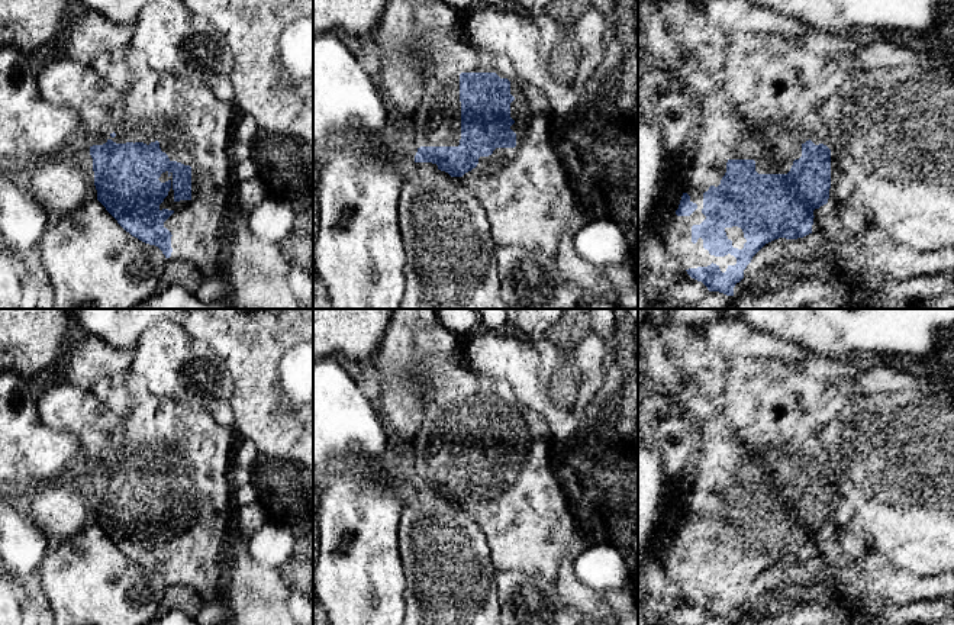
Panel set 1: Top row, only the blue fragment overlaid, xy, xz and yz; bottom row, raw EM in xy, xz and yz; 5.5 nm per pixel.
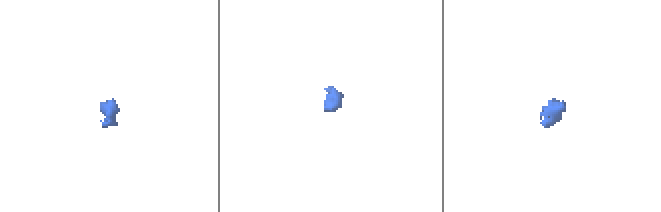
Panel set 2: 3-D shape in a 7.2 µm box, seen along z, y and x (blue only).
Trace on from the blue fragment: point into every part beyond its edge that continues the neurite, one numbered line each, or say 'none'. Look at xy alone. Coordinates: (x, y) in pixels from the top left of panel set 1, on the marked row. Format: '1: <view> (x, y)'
1: xy (203, 245)

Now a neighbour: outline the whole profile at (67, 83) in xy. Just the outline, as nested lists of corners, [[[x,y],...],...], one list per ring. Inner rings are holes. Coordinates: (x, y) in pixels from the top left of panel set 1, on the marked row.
[[[68,57],[46,67],[36,84],[48,103],[74,109],[90,138],[110,136],[123,122],[122,94],[112,87],[107,93],[106,81],[96,71]]]

